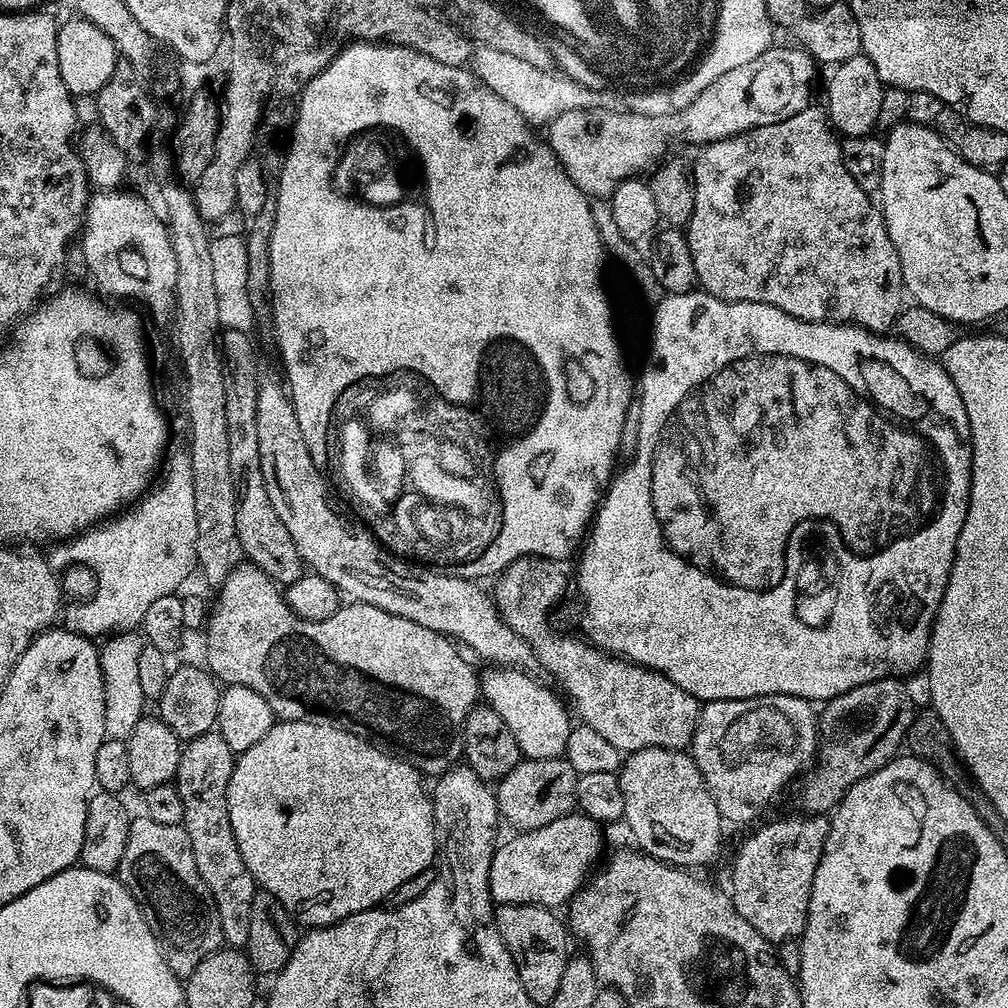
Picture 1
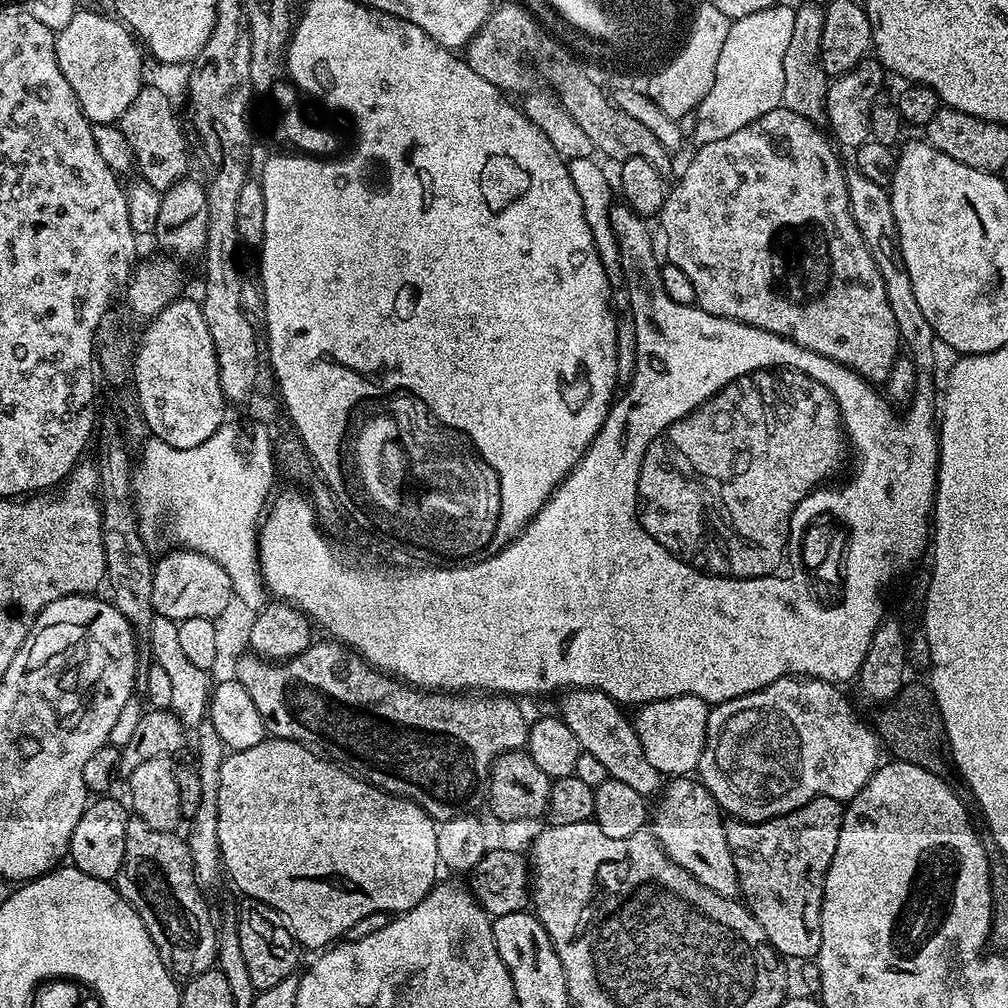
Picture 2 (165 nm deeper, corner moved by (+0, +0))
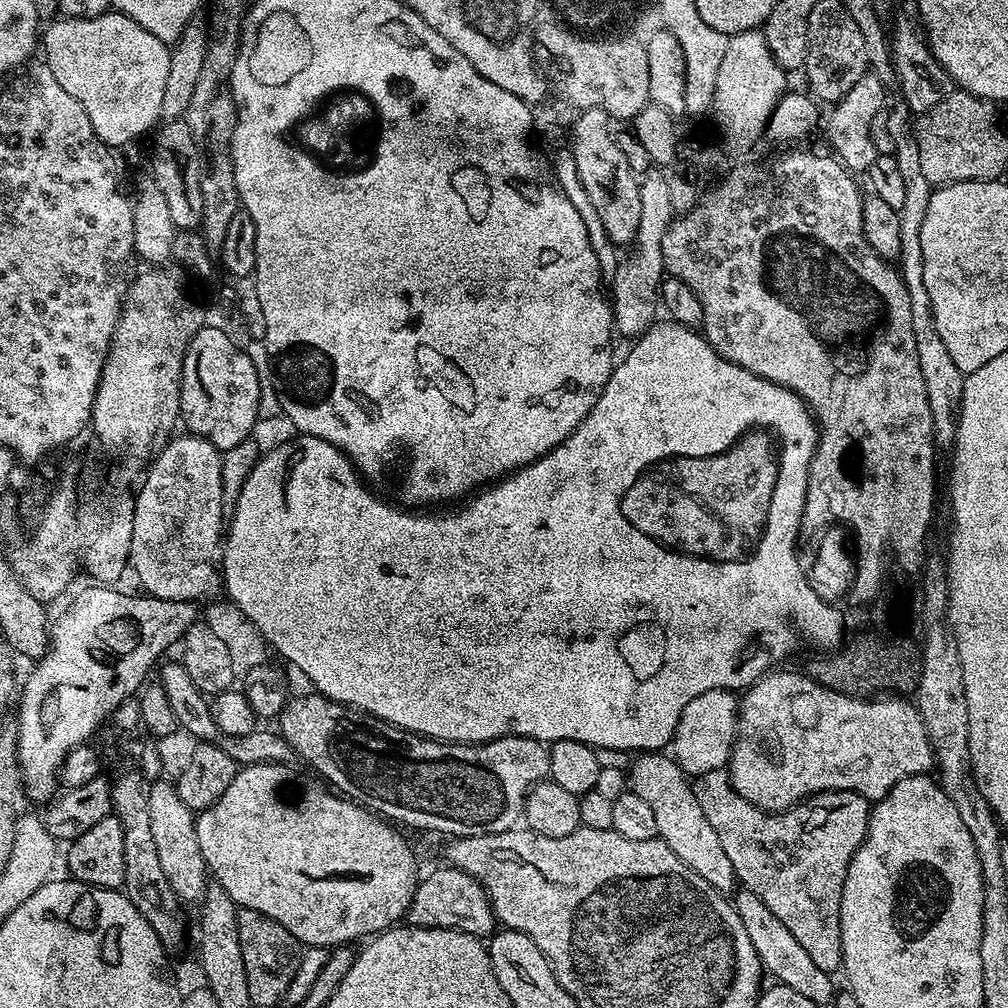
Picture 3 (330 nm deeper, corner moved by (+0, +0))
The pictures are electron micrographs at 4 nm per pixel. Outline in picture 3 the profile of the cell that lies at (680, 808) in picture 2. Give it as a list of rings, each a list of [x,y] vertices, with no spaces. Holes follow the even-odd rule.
[[[747,890],[737,891],[734,896],[734,907],[738,918],[742,918],[742,926],[746,926],[750,946],[754,946],[754,954],[758,954],[761,969],[767,975],[769,972],[775,983],[785,984],[787,988],[802,994],[802,998],[810,998],[810,1002],[818,1006],[831,1002],[832,995],[836,992],[835,986],[832,985],[833,977],[818,970],[810,954],[806,954],[803,946],[795,940],[794,934],[790,934],[790,930],[782,926],[781,920],[766,907],[766,902],[762,902],[762,898],[758,898],[758,894]]]

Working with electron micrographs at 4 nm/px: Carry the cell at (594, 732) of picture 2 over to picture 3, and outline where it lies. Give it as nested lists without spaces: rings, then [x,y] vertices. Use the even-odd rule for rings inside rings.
[[[663,751],[646,752],[633,760],[636,761],[632,769],[629,767],[626,772],[626,784],[650,806],[657,837],[666,842],[666,846],[670,846],[670,850],[674,850],[674,854],[694,870],[694,874],[706,878],[714,890],[731,893],[738,884],[736,871],[734,866],[730,866],[730,858],[726,858],[726,850],[722,850],[718,834],[714,834],[714,826],[710,826],[706,814],[702,814],[702,806],[698,806],[698,798],[692,789],[693,781],[676,765],[671,755]]]

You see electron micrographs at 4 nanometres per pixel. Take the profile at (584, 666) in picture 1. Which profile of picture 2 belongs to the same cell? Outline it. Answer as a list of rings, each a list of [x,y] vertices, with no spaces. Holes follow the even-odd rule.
[[[675,696],[665,700],[655,700],[653,704],[641,704],[635,709],[634,723],[638,738],[642,742],[642,750],[646,750],[646,758],[654,765],[654,770],[660,772],[661,777],[692,776],[699,769],[702,750],[706,742],[709,711],[709,704],[697,696]]]

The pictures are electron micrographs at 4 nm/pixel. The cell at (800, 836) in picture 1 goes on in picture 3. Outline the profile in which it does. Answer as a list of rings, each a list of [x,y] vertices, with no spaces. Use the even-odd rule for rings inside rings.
[[[723,771],[695,777],[692,789],[698,798],[698,806],[702,806],[702,814],[706,814],[710,826],[714,826],[714,834],[718,834],[718,838],[722,842],[722,850],[726,850],[726,858],[730,858],[730,866],[734,866],[737,881],[747,891],[758,894],[758,898],[762,898],[762,902],[766,902],[766,907],[781,920],[782,926],[786,926],[786,930],[790,930],[790,934],[794,934],[795,940],[803,946],[806,954],[810,954],[810,958],[817,964],[818,970],[829,974],[839,973],[844,962],[842,958],[842,926],[840,925],[842,886],[846,882],[846,870],[850,866],[858,846],[862,844],[868,833],[870,801],[865,796],[857,794],[857,792],[818,792],[806,800],[801,800],[798,804],[793,804],[792,807],[786,808],[782,812],[765,812],[764,809],[746,802],[746,798],[742,798],[742,794],[738,794],[738,790],[734,790],[732,781],[728,779]]]

